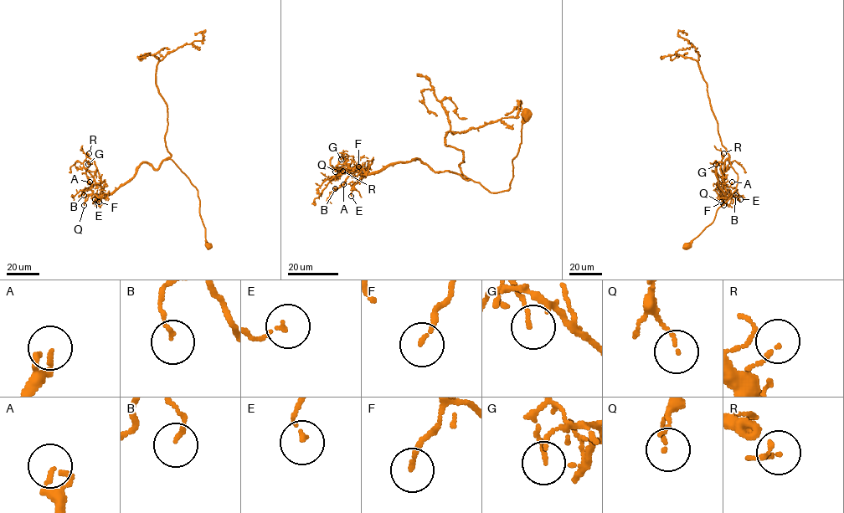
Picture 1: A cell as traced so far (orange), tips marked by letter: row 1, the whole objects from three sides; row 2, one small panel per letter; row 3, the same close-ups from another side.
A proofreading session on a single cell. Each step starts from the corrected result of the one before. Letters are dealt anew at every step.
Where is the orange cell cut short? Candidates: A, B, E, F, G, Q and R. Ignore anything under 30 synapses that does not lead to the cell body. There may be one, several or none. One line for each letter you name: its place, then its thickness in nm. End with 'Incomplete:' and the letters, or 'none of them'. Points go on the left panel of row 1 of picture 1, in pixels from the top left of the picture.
A: Place: (90, 182). Thickness 150 nm
Incomplete: A

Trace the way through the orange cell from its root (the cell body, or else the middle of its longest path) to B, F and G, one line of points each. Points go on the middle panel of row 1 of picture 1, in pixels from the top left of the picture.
B: (527, 114), (507, 190), (490, 192), (418, 159), (372, 173), (352, 171), (335, 188)
F: (527, 114), (507, 190), (490, 192), (418, 159), (367, 174), (358, 166)
G: (527, 114), (510, 187), (500, 192), (418, 159), (367, 174), (339, 171), (341, 159)

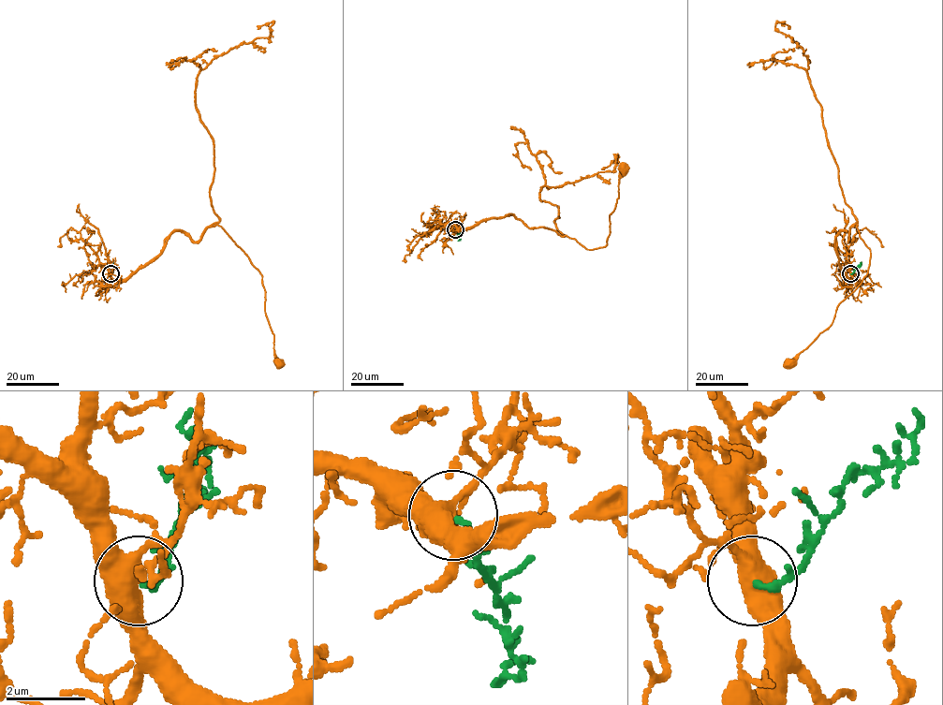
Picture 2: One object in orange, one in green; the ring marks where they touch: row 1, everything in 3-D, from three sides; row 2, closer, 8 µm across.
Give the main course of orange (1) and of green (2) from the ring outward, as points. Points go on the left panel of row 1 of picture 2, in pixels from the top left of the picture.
1: (110, 273), (127, 280), (175, 231), (197, 242), (219, 225), (261, 275), (279, 361)
2: (110, 273), (114, 262)

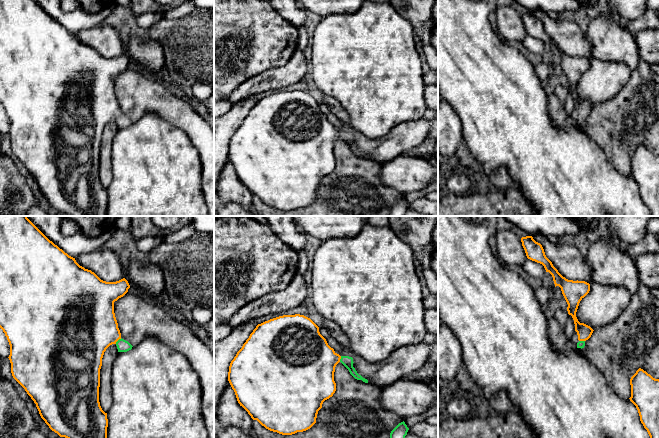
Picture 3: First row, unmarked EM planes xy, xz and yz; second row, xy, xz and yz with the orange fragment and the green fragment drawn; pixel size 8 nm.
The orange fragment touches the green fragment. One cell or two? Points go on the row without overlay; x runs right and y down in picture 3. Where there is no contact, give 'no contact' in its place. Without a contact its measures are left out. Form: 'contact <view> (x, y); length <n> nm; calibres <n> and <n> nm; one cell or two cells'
contact xy (118, 115); length 70 nm; calibres 440 and 100 nm; one cell

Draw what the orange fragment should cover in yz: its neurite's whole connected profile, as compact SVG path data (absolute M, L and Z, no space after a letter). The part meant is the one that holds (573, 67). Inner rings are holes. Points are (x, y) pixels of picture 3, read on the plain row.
M532 12L522 13L521 18L527 34L542 40L546 48L552 51L555 63L559 62L561 64L562 70L568 80L568 90L574 96L575 107L577 108L579 116L577 124L584 124L585 117L591 113L594 106L590 102L580 99L576 93L576 88L580 77L590 67L590 60L585 57L573 57L563 53L546 33L542 21L536 18Z

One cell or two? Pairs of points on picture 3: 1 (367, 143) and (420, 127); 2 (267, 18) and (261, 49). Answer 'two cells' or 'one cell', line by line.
1: one cell
2: one cell

